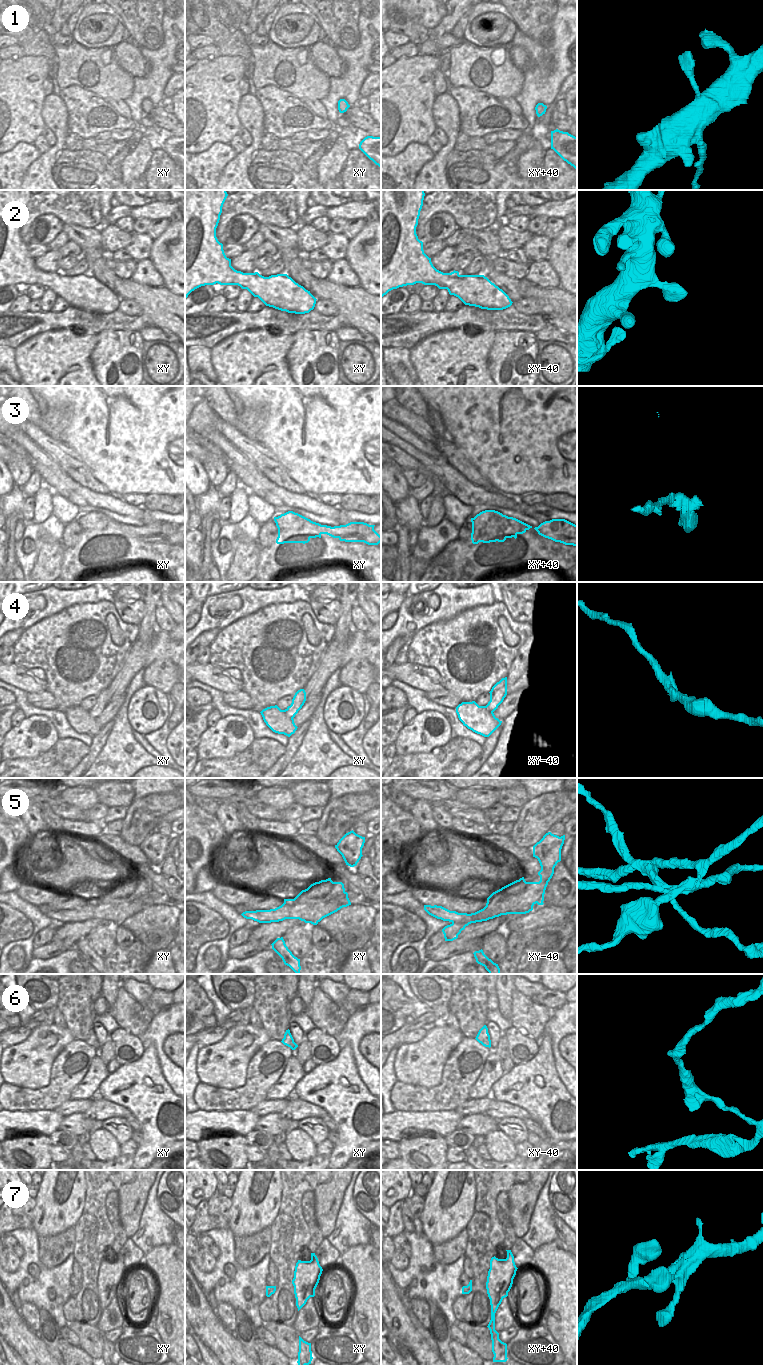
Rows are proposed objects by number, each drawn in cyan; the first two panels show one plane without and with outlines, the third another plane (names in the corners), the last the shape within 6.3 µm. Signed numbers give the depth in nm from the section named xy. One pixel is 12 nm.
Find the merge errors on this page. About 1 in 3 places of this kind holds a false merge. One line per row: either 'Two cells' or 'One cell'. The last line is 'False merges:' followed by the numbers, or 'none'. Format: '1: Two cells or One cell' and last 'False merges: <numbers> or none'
1: One cell
2: One cell
3: One cell
4: One cell
5: Two cells
6: One cell
7: One cell
False merges: 5

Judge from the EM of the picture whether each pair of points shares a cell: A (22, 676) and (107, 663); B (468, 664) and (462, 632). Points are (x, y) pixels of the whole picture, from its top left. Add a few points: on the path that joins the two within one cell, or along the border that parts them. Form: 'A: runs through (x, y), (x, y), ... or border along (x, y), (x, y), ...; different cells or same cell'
A: border along (21, 667), (40, 668), (45, 675), (46, 690); different cells
B: runs through (468, 656), (468, 640); same cell

